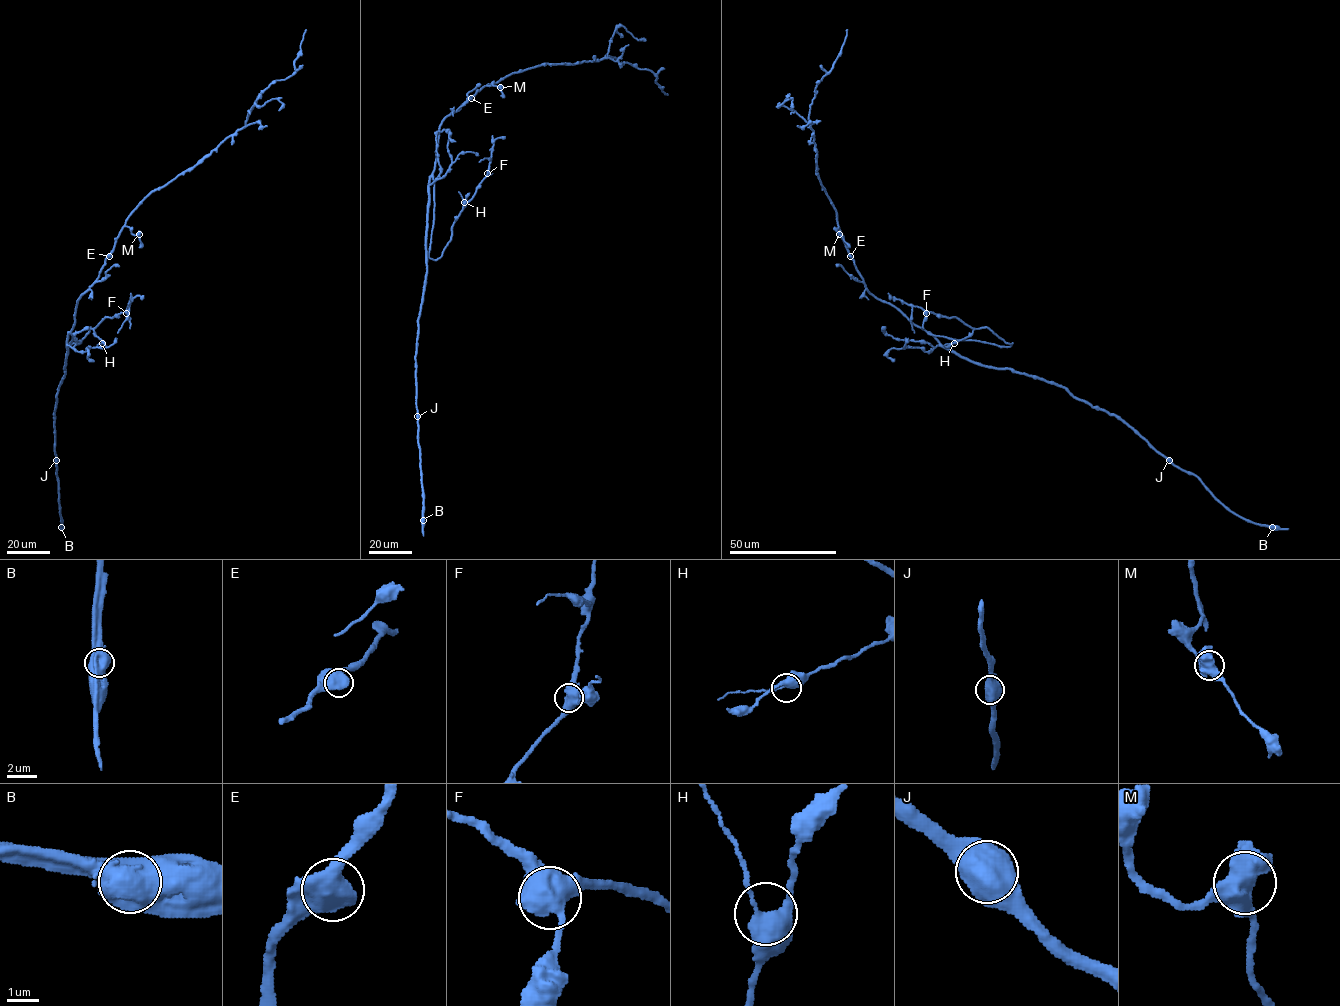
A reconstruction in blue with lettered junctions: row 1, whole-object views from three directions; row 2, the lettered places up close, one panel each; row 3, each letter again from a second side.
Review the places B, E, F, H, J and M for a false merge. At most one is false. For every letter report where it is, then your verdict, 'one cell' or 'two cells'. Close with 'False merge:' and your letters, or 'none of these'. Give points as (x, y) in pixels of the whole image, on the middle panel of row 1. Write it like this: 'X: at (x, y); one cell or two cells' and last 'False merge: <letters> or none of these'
B: at (423, 520); two cells
E: at (471, 98); one cell
F: at (487, 173); one cell
H: at (464, 202); one cell
J: at (417, 416); one cell
M: at (500, 87); one cell
False merge: B

